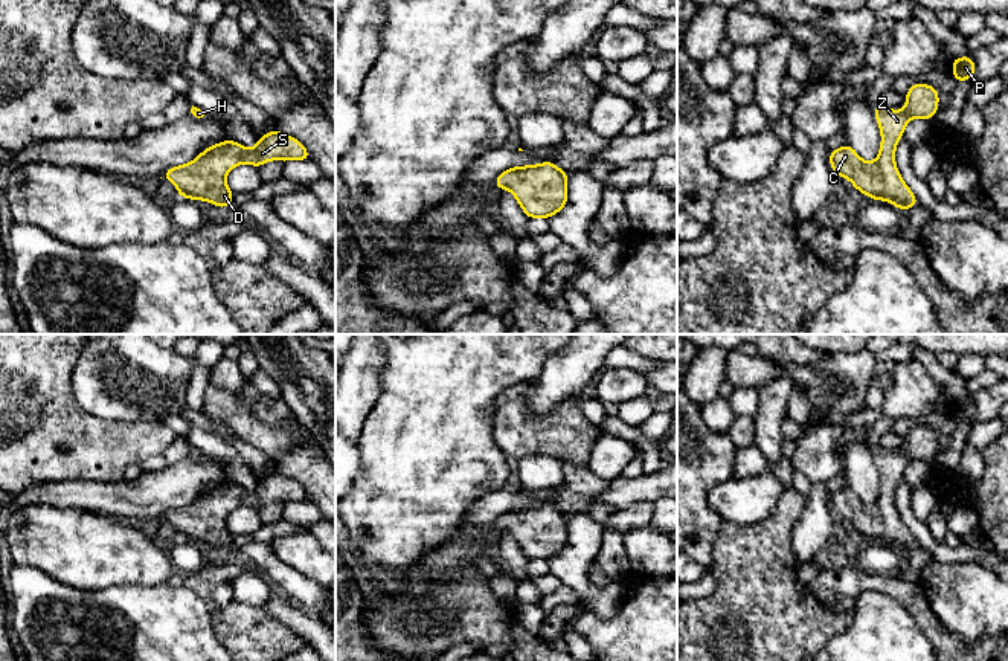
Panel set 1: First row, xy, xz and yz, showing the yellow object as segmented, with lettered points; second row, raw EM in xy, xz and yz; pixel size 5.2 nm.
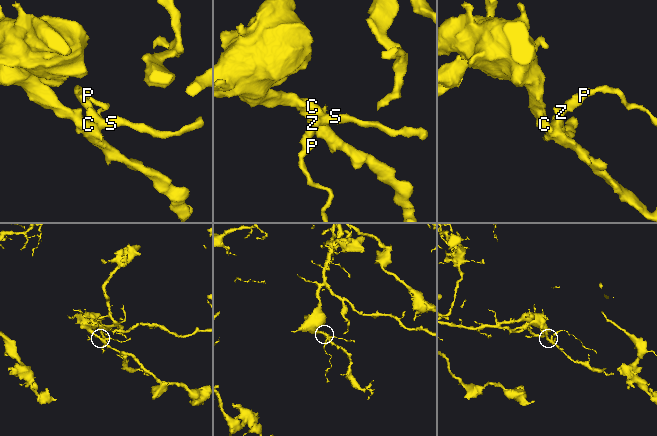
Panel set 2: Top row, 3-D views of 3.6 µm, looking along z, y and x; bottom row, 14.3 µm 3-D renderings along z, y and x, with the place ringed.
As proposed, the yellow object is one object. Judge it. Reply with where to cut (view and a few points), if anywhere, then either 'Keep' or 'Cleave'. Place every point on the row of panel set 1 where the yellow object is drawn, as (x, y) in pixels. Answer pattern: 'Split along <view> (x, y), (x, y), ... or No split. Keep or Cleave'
No split. Keep

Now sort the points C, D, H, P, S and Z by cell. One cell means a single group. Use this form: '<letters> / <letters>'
C D H P S Z

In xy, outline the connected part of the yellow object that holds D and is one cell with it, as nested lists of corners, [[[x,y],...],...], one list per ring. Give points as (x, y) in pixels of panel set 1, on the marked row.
[[[278,128],[259,137],[258,143],[247,150],[229,139],[215,143],[185,165],[166,169],[166,177],[175,185],[180,197],[210,202],[215,206],[227,208],[233,203],[233,192],[226,185],[226,177],[239,163],[256,168],[268,160],[311,160],[303,143]]]

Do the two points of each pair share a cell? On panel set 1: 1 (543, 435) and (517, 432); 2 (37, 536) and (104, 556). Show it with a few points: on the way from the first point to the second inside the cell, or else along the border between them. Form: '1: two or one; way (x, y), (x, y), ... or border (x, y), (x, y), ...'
1: one; way (537, 435), (523, 434)
2: one; way (54, 539), (87, 551)

